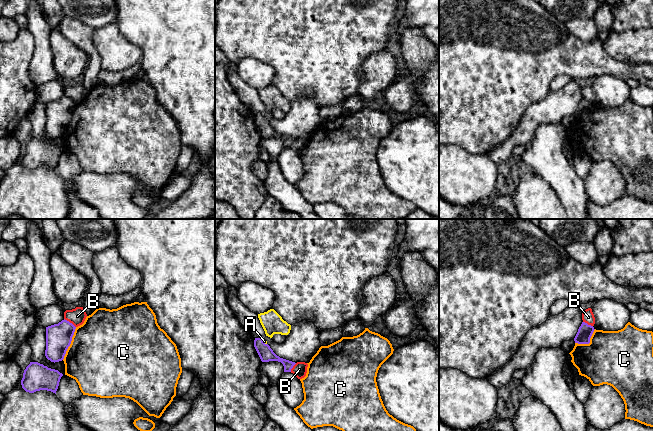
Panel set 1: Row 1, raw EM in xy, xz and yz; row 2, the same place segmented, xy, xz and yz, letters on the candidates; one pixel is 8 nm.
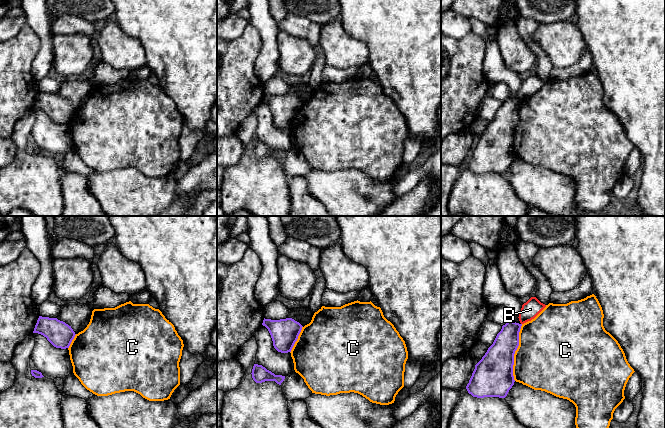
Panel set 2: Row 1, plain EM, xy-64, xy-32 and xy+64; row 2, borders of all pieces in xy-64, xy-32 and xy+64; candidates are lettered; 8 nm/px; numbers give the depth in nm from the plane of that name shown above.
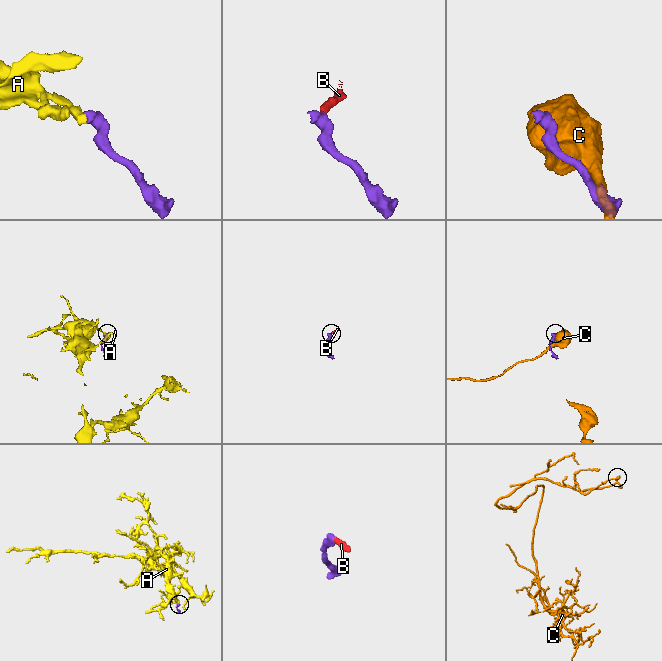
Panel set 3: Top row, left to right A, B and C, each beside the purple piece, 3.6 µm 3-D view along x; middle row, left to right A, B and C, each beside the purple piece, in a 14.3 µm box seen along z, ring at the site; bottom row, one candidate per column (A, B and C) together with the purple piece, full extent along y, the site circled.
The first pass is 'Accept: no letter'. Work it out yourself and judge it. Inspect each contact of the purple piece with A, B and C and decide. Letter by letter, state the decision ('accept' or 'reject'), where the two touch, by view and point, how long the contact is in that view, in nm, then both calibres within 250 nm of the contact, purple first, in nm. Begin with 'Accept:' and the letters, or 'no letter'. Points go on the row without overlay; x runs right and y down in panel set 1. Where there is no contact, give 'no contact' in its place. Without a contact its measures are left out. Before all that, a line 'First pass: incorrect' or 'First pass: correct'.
First pass: incorrect
Accept: A
A: accept | xz (263, 118) | 60 nm | 120/20 nm
B: reject | xy (69, 98) | 120 nm | 200/140 nm
C: reject | xy (70, 119) | 280 nm | 200/500 nm

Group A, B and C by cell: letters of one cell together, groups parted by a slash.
A / B / C

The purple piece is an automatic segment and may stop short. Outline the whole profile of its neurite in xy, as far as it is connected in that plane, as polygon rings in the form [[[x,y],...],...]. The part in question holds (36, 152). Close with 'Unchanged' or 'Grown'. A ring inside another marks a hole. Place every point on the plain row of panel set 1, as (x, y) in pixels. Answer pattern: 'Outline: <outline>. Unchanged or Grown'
Outline: [[[30,138],[24,146],[21,161],[29,169],[47,166],[56,170],[62,152],[63,150],[58,146],[48,144],[38,138]]]. Unchanged

